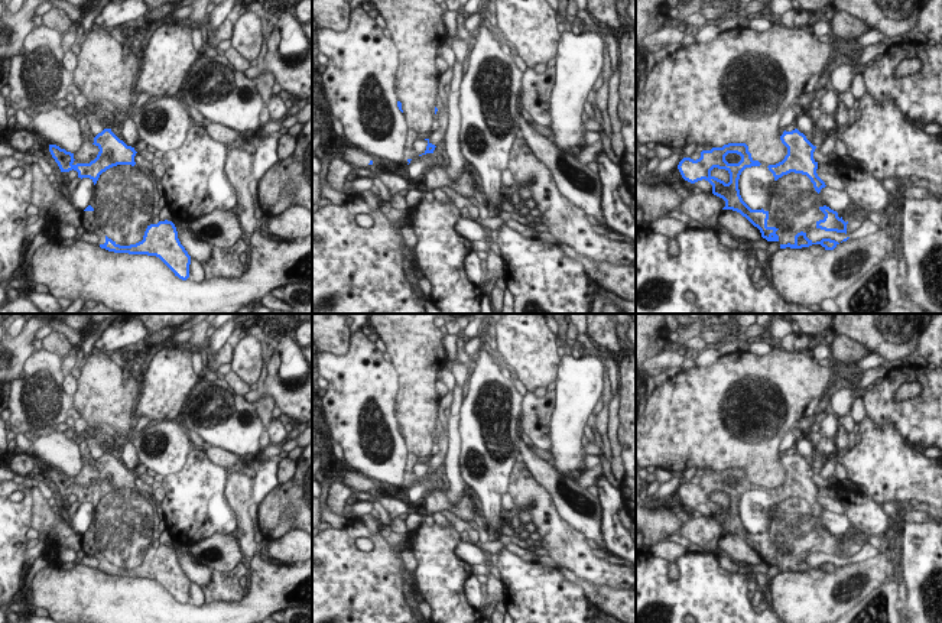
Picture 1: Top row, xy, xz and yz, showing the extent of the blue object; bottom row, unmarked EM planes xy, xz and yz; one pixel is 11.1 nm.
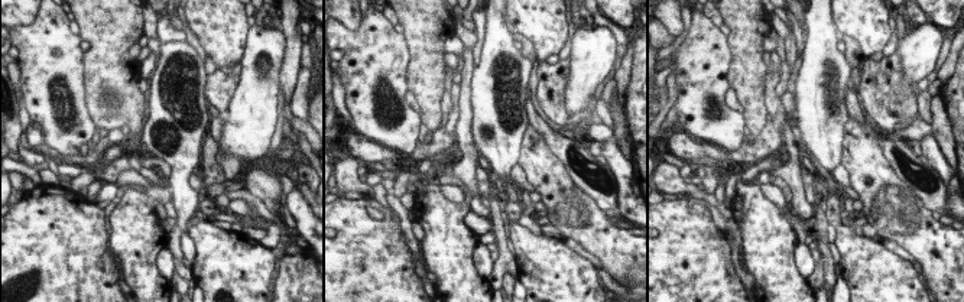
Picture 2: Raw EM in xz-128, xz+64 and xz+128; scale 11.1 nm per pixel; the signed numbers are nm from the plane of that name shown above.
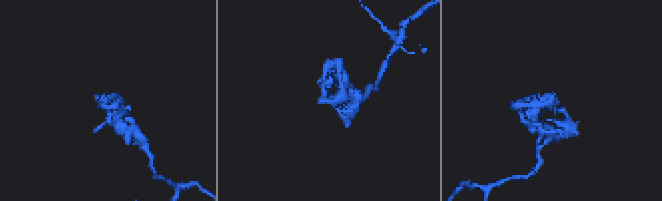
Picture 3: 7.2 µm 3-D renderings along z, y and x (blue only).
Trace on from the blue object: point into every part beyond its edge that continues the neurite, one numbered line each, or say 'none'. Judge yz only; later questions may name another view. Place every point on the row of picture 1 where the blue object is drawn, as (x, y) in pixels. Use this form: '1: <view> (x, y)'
none

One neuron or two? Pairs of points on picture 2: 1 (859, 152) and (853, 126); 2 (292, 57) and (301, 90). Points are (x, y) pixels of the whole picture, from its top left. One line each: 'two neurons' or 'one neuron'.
1: one neuron
2: two neurons

